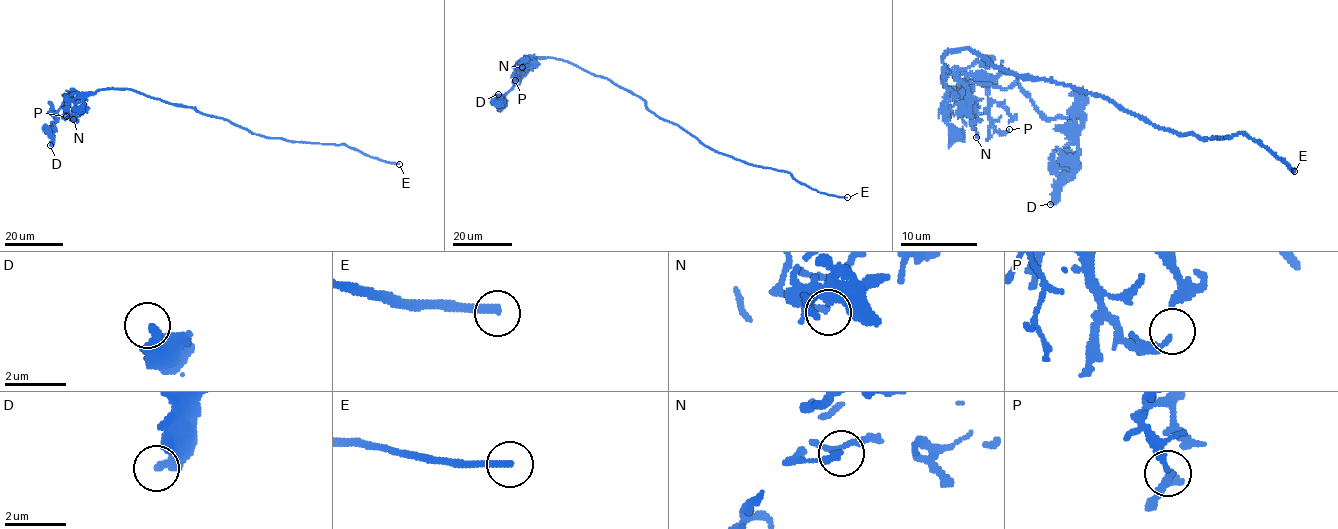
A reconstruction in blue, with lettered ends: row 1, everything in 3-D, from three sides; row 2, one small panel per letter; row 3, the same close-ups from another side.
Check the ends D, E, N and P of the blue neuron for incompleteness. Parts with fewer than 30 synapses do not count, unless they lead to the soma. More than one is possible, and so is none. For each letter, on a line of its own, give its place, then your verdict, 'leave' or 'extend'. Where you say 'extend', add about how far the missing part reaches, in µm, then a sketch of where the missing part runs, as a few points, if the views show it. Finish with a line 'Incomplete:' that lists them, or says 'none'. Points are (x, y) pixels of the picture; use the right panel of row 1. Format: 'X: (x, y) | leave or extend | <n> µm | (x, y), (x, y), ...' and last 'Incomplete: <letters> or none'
D: (1050, 204) | leave
E: (1294, 171) | extend | 20 µm | (1294, 171), (1297, 175), (1304, 158), (1317, 144), (1313, 145)
N: (976, 137) | leave
P: (1009, 129) | leave
Incomplete: E

